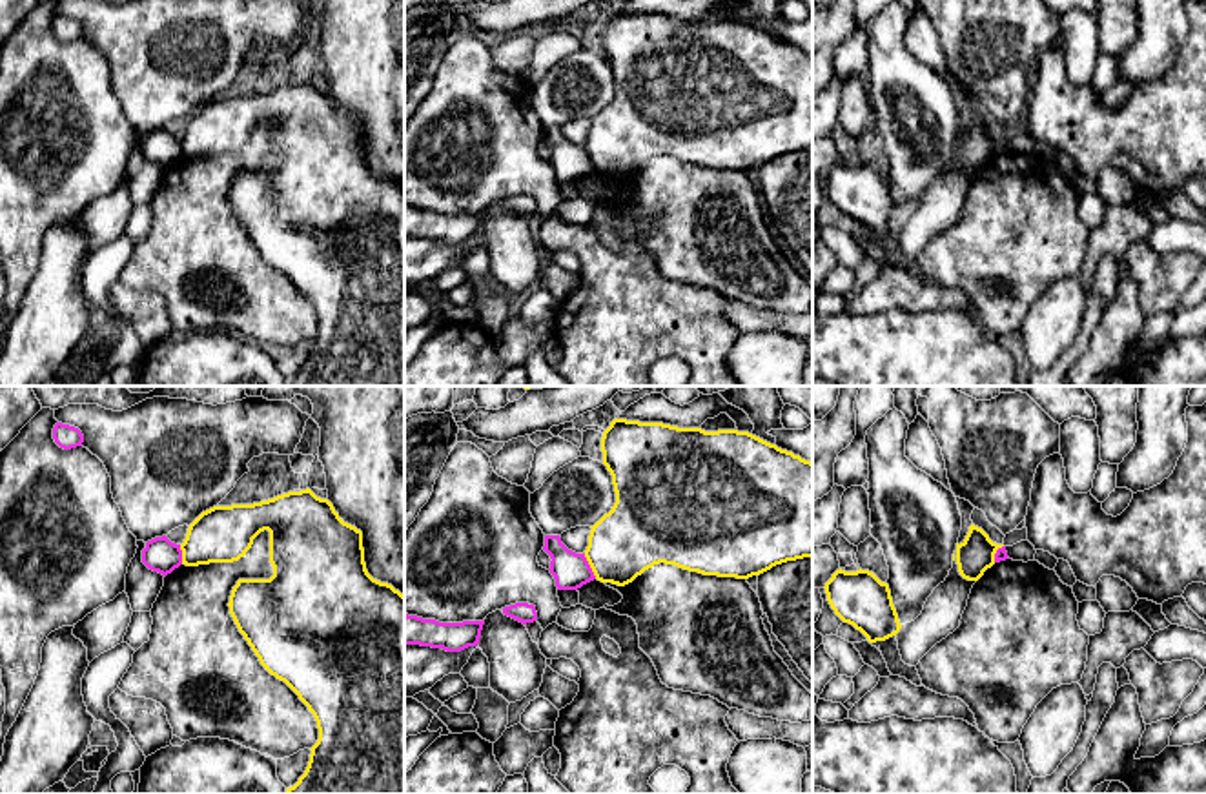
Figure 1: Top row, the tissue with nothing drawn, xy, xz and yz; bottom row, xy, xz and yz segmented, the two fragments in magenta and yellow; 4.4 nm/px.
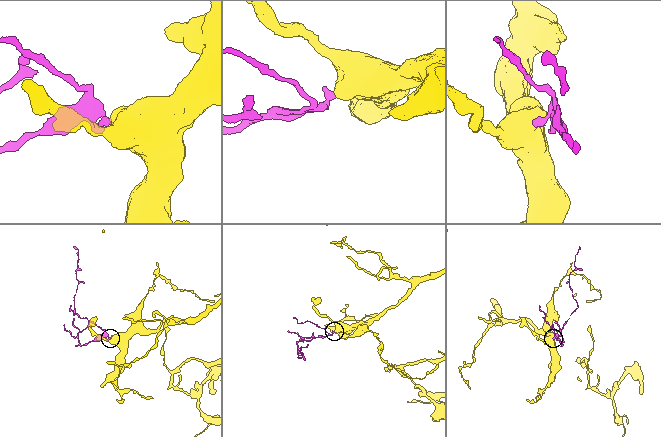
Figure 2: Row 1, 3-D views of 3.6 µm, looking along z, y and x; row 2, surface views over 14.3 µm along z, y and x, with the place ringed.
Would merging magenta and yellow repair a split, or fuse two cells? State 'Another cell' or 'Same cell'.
Another cell

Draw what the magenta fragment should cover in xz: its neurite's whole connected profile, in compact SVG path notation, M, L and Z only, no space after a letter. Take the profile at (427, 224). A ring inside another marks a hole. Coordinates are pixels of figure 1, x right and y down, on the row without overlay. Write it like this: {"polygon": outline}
{"polygon": "M404 206L404 237L421 237L443 240L446 244L461 244L479 237L483 213L439 215Z"}

